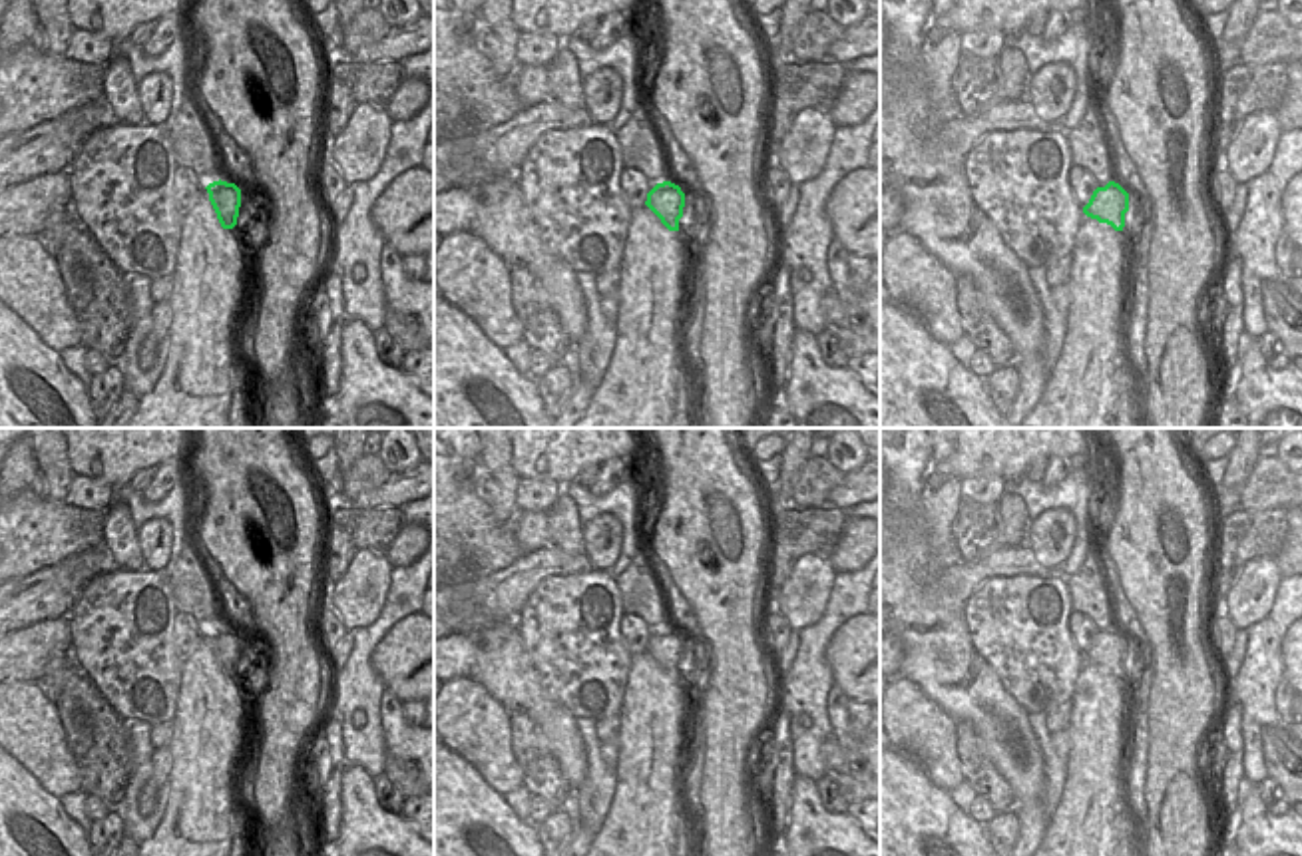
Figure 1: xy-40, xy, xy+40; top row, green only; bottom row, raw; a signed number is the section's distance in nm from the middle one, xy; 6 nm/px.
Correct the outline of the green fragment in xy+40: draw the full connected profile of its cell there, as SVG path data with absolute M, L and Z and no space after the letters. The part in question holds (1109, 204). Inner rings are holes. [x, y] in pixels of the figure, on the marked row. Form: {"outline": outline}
{"outline": "M1115 181L1105 187L1097 187L1083 207L1083 213L1099 223L1111 225L1115 231L1123 231L1125 213L1129 211L1129 193Z"}

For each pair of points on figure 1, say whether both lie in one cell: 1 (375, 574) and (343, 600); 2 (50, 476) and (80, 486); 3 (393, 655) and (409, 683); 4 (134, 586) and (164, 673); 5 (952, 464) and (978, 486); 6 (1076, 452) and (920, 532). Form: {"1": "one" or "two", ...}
{"1": "one", "2": "two", "3": "one", "4": "one", "5": "two", "6": "two"}

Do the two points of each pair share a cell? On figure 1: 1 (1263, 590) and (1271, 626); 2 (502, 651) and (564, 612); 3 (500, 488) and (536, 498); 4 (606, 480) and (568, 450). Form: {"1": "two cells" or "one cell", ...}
{"1": "two cells", "2": "two cells", "3": "two cells", "4": "two cells"}

